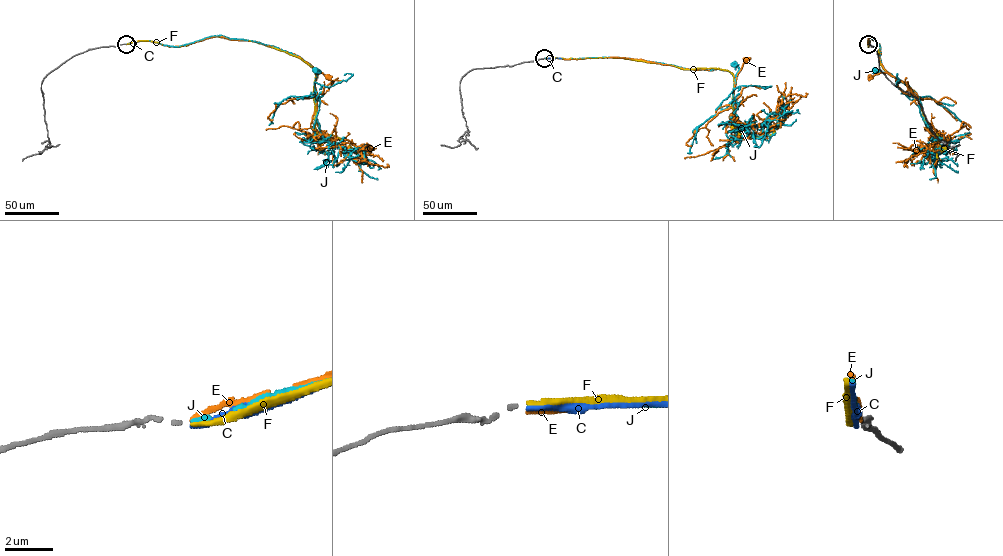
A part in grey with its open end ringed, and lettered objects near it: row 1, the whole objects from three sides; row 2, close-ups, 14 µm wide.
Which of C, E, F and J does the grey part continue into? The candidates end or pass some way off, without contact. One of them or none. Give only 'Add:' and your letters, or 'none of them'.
Add: J

